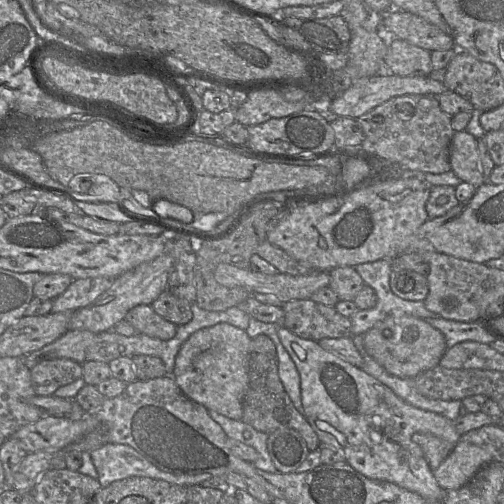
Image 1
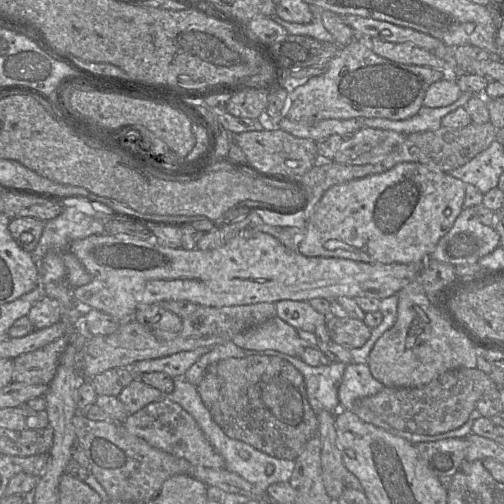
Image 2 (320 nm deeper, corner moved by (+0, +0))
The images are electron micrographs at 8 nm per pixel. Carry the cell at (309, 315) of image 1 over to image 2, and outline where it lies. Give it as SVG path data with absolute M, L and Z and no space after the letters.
M326 317L326 327L331 340L351 350L362 347L371 336L371 328L355 318Z

